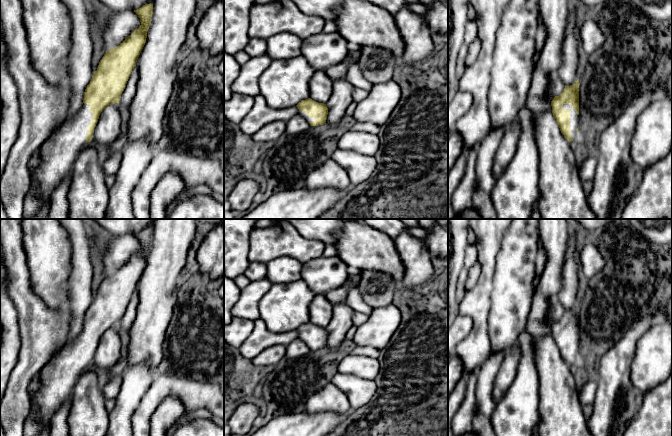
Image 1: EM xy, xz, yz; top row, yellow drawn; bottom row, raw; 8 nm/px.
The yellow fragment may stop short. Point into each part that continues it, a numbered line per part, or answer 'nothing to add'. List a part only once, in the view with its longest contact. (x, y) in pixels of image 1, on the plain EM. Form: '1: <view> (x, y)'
1: yz (574, 341)

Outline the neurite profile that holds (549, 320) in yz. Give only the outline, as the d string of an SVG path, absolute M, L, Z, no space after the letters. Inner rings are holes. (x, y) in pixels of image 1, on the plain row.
M550 297L548 299L548 304L549 304L549 308L548 308L548 316L546 318L546 323L551 326L554 323L554 319L553 319L553 314L552 314L552 309L553 309L553 304L555 302L555 297Z

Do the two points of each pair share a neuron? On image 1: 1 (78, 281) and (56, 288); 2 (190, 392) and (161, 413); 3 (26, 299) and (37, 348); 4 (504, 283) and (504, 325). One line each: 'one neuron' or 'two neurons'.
1: two neurons
2: two neurons
3: one neuron
4: one neuron

